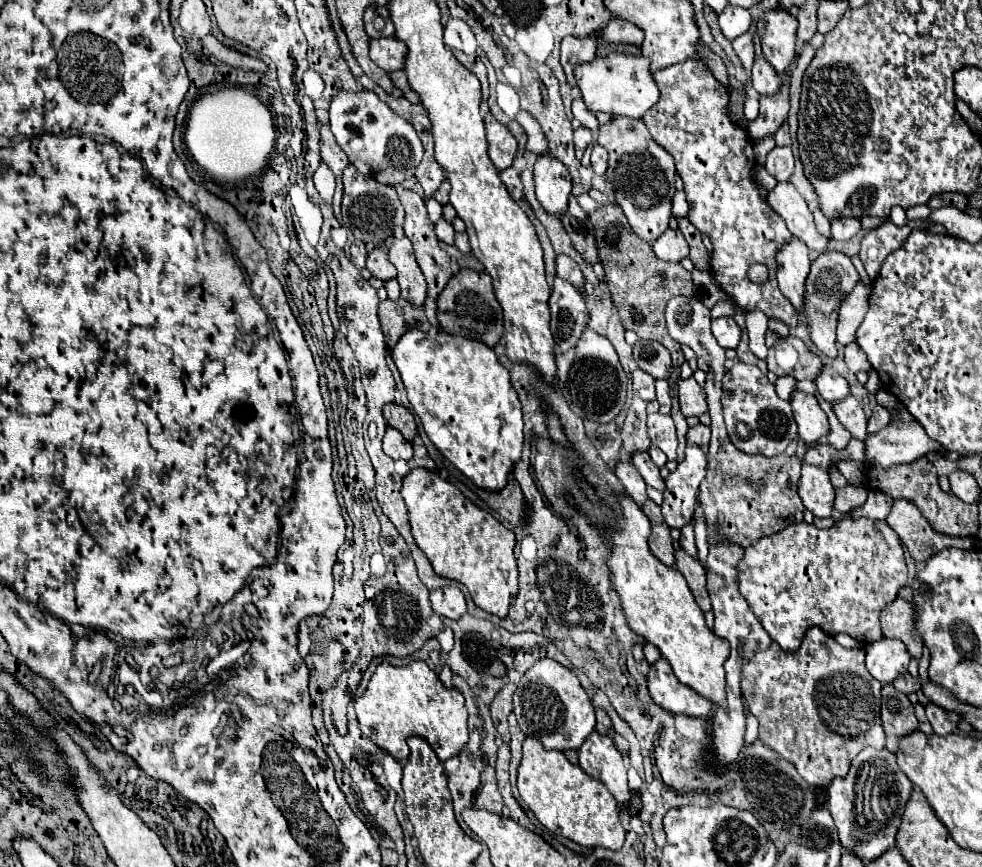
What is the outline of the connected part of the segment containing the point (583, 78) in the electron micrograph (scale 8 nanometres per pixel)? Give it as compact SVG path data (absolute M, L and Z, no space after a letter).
M610 52L604 58L576 64L574 78L584 98L584 104L592 112L606 112L612 116L642 118L660 100L660 90L648 70L648 58L622 52Z

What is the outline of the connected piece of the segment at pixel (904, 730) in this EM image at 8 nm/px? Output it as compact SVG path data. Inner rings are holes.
M882 684L882 726L888 736L906 736L918 728L914 706L906 694L898 692L892 684Z

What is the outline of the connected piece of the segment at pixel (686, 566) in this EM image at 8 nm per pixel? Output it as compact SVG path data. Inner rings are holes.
M682 548L674 552L674 558L676 558L676 568L682 572L682 576L686 578L692 594L696 596L696 602L698 606L708 612L710 610L710 598L708 598L708 590L706 590L706 572L704 568L700 566L700 562L692 556L688 556Z

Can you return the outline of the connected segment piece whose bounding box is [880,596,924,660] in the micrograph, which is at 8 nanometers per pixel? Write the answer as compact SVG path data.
M898 596L892 604L888 604L880 614L882 634L886 638L898 638L906 644L912 658L922 656L922 640L916 636L916 628L912 628L912 602Z

